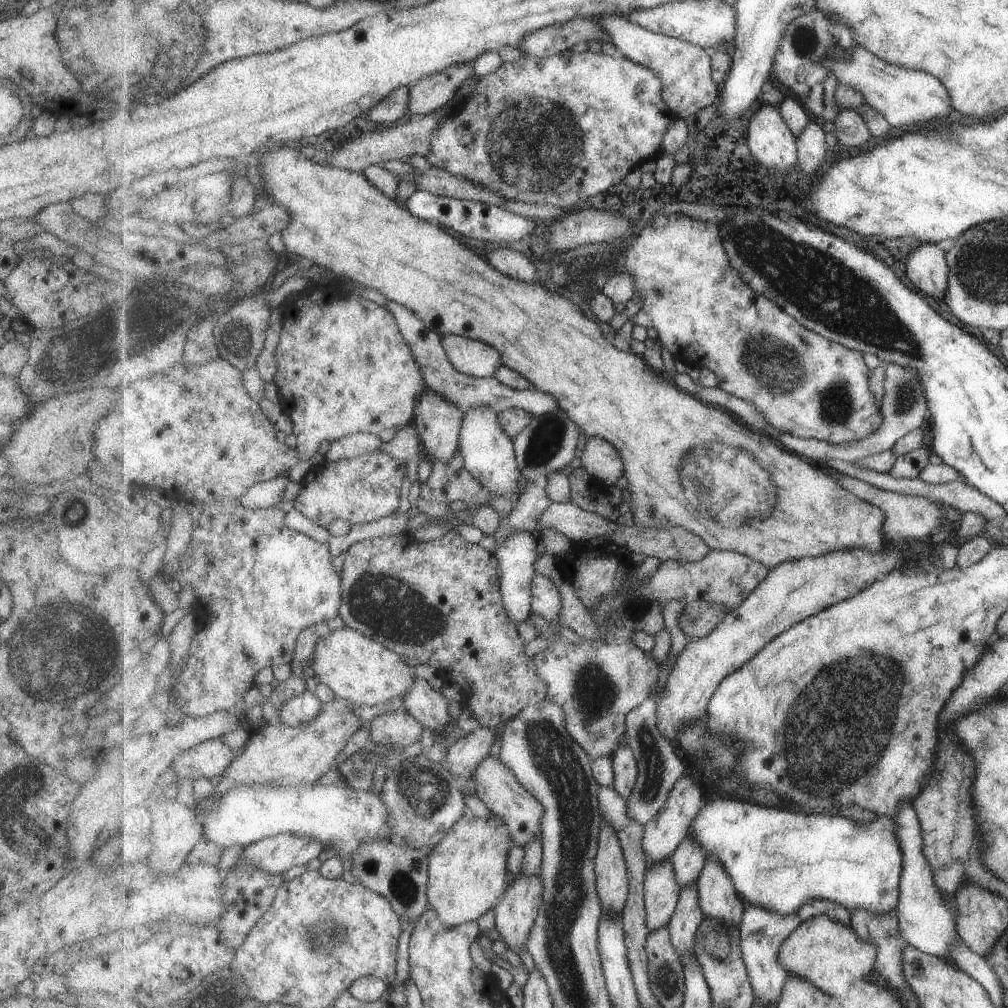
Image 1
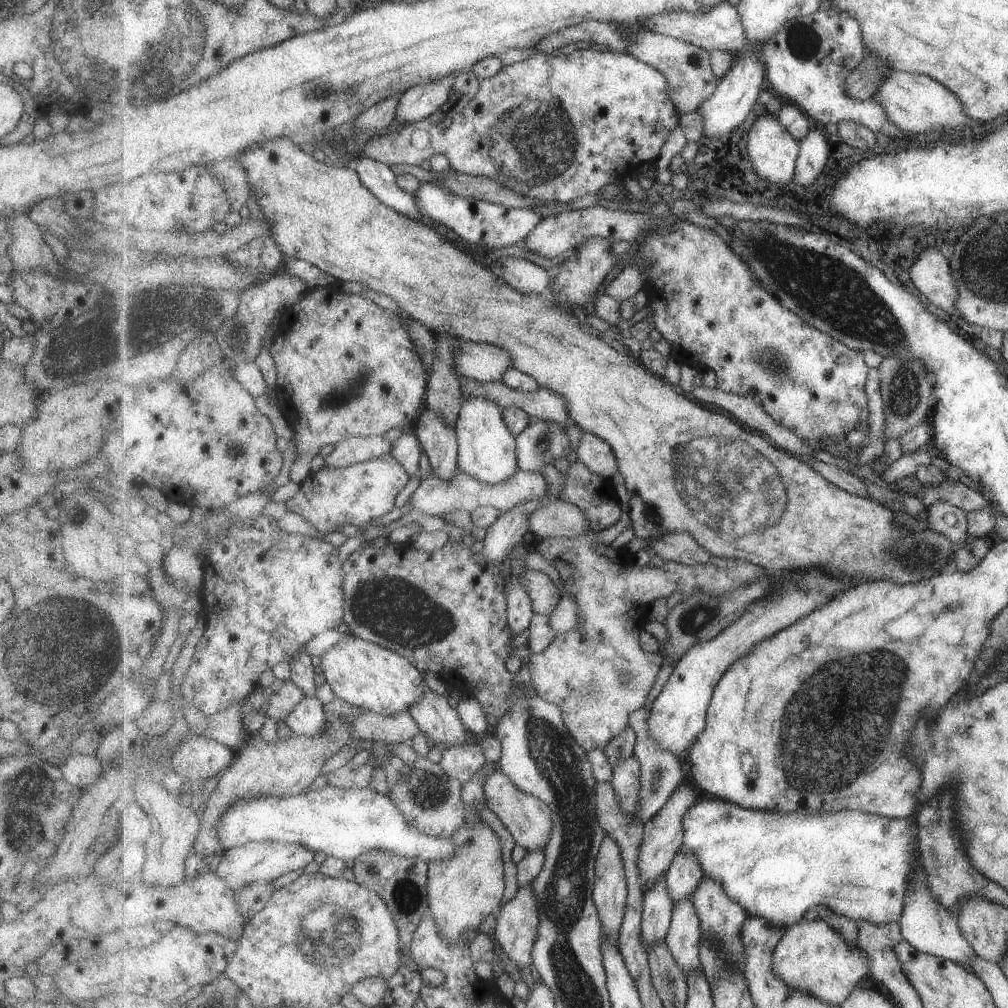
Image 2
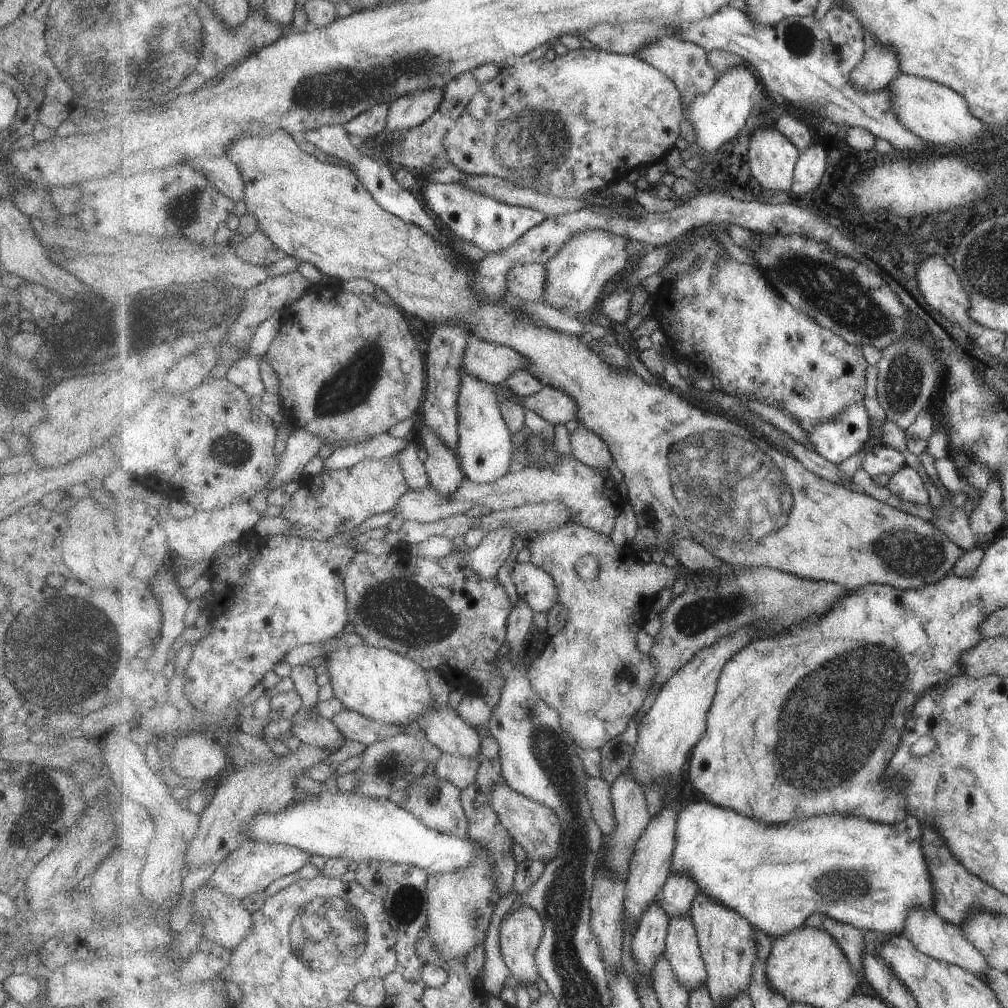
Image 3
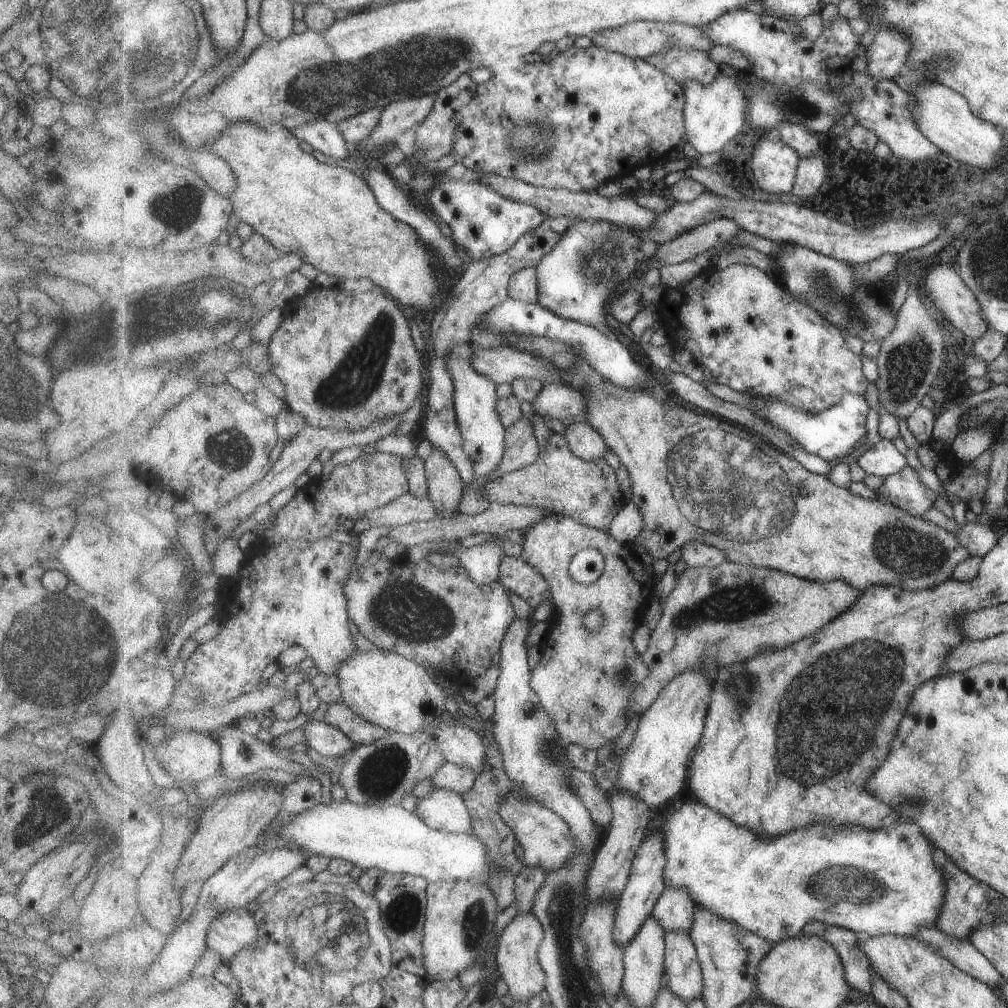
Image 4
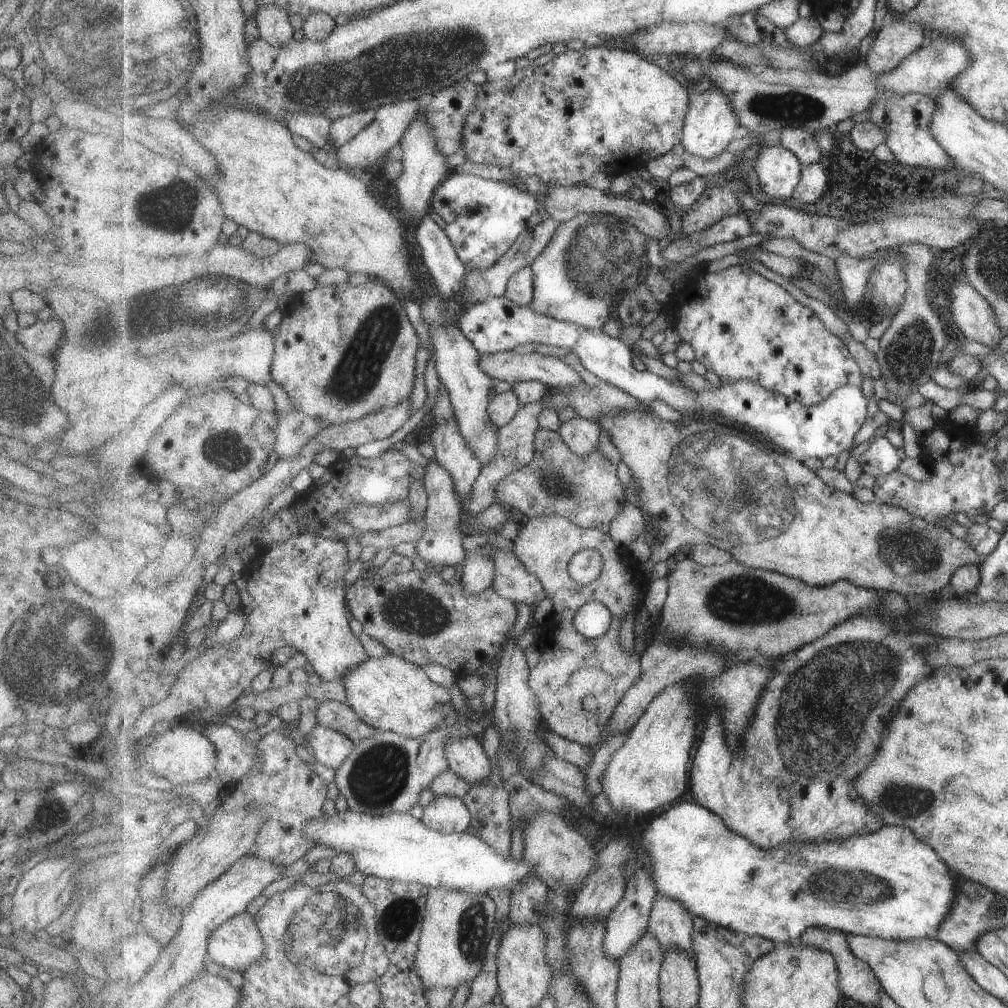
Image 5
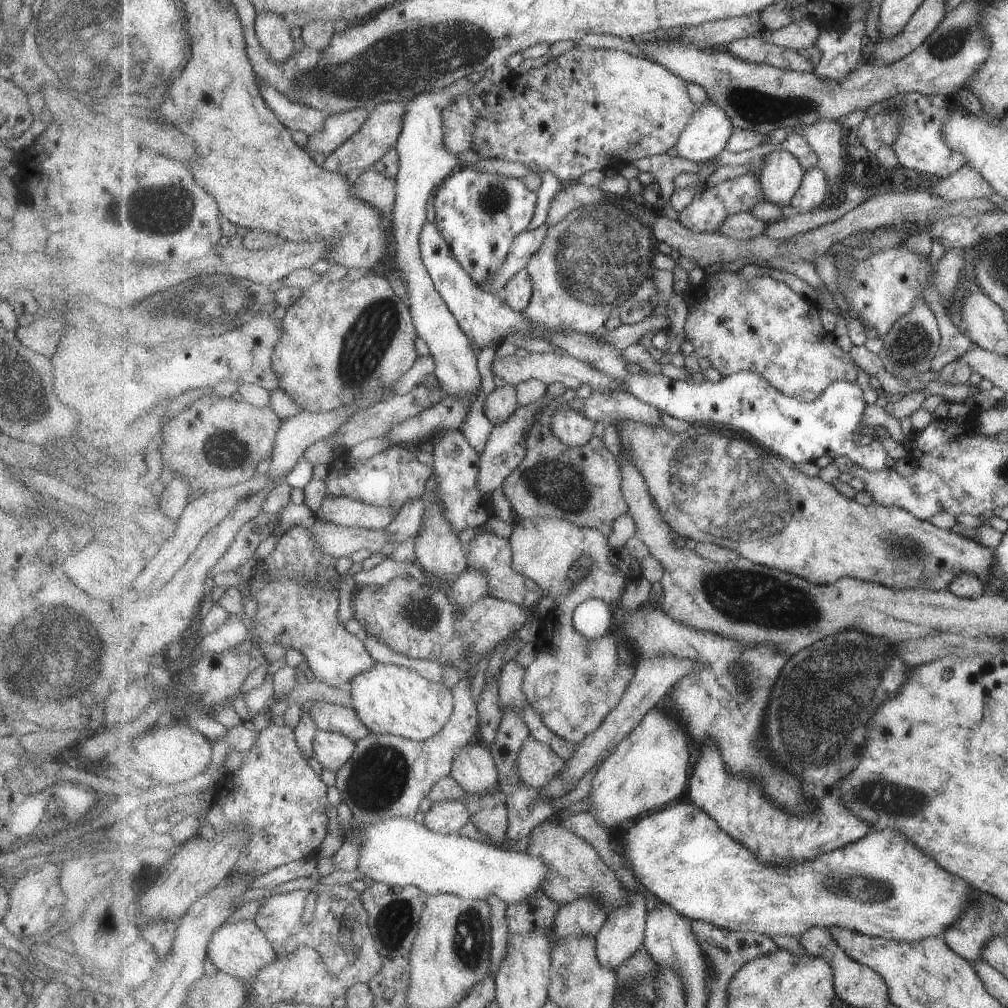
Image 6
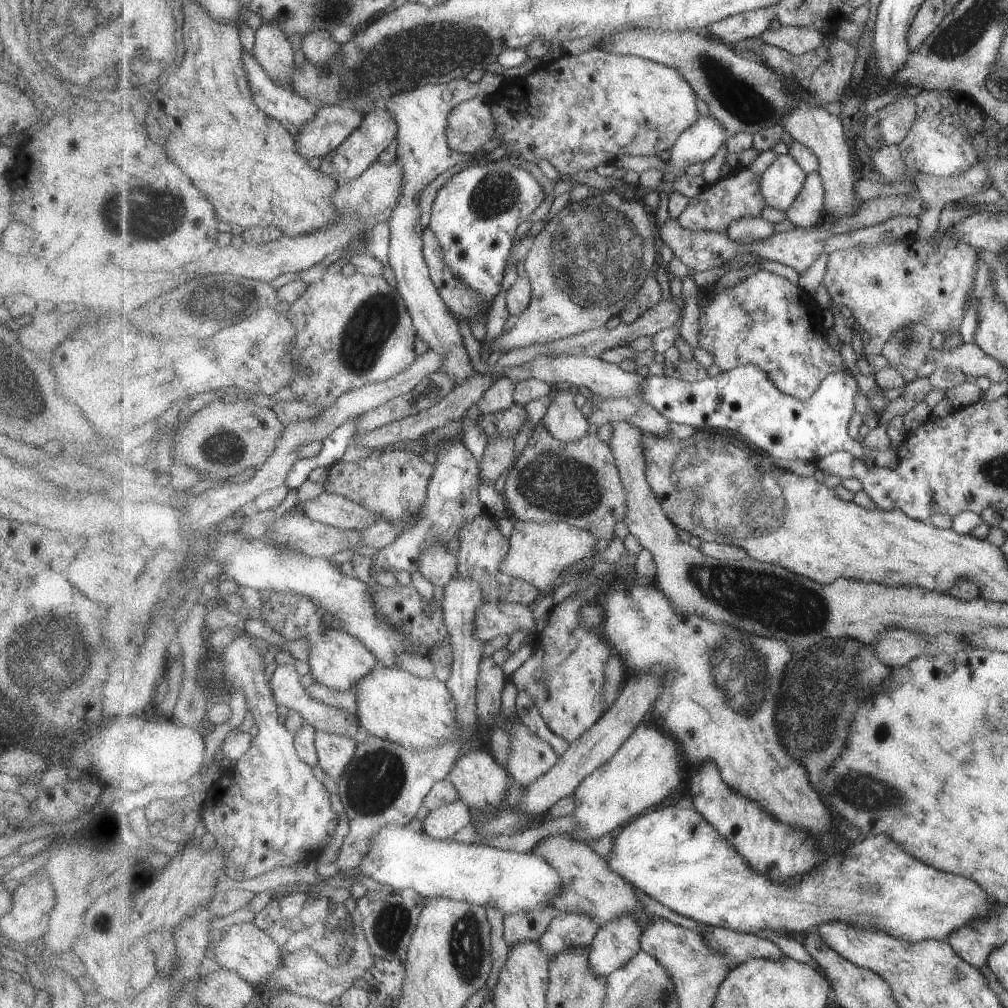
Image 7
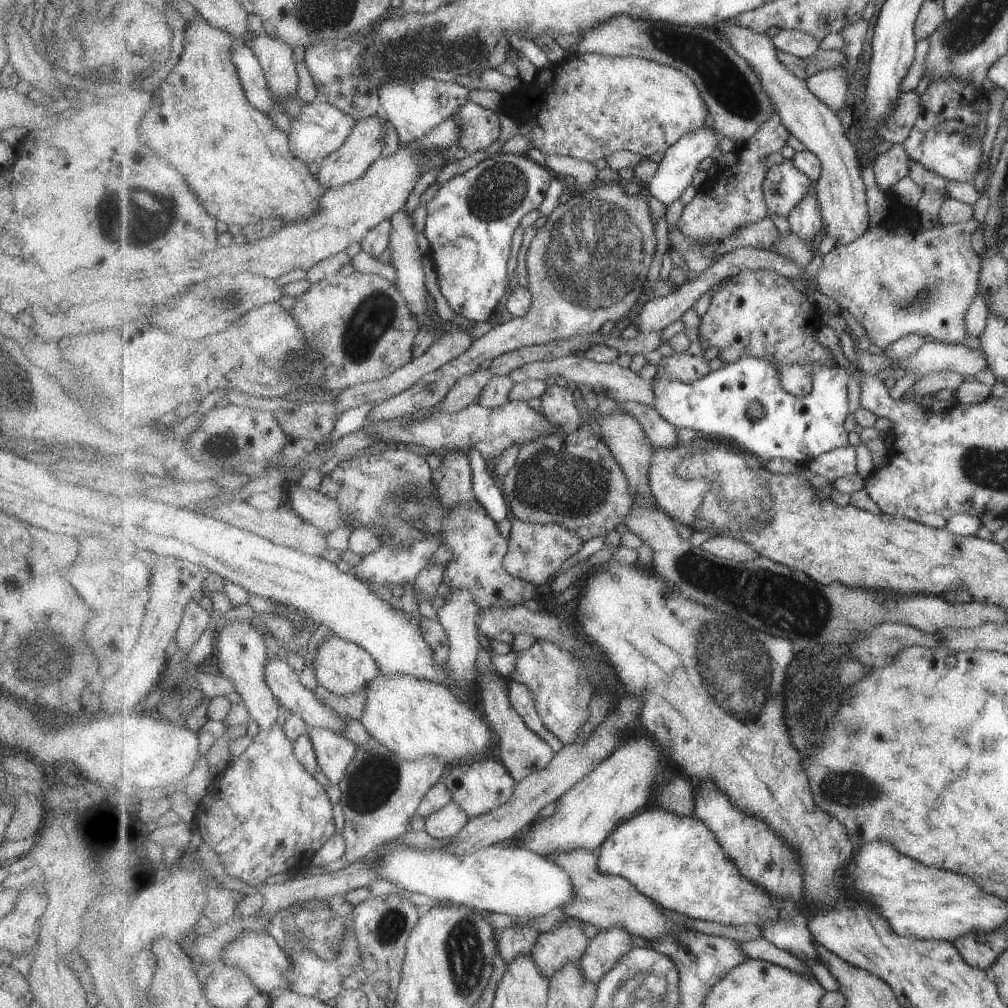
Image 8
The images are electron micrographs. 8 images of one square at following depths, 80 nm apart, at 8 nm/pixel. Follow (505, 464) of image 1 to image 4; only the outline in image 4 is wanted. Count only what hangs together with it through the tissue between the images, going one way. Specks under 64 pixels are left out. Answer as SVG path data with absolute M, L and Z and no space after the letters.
M471 342L456 346L448 356L447 368L454 378L455 408L464 438L464 449L474 466L474 479L478 479L490 475L503 460L507 428L498 413L498 384L474 369L473 353Z

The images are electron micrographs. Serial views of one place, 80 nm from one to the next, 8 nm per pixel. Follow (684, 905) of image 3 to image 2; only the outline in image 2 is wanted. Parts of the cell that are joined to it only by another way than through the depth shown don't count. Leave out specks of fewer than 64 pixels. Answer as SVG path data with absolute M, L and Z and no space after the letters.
M679 852L666 874L668 891L674 904L691 898L703 878L704 870L699 859L694 854Z

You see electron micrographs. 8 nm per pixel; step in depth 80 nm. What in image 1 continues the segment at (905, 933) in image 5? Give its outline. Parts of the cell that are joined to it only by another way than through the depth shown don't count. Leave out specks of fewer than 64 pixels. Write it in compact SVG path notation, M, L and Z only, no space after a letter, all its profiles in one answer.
M719 798L716 801L705 804L705 806L699 811L699 814L690 826L689 835L693 835L703 845L703 848L708 854L707 858L715 857L724 864L724 867L731 875L731 878L734 878L736 889L745 904L753 903L757 906L767 907L769 910L773 910L779 914L788 915L791 913L797 913L801 906L803 906L803 903L807 903L807 899L832 900L833 902L843 904L843 906L847 907L851 912L857 907L863 907L864 909L876 913L888 913L895 909L898 910L898 904L900 901L900 882L902 880L904 869L904 854L896 832L896 822L894 821L894 818L891 818L889 815L879 815L873 822L861 826L849 818L843 818L843 815L837 816L825 812L805 814L793 812L789 809L780 809L779 807L768 807L759 803L753 803L751 800L740 801L735 799Z

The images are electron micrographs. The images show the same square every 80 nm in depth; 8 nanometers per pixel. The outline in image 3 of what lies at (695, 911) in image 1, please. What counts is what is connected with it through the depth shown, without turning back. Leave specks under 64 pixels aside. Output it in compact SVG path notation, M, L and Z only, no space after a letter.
M690 912L670 919L665 950L665 956L687 991L705 985L708 980L706 962Z

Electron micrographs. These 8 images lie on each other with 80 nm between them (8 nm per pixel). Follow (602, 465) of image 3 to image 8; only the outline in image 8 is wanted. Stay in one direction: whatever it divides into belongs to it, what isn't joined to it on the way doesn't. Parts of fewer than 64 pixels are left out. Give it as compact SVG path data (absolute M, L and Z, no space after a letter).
M549 383L547 392L541 398L541 412L561 430L563 436L581 429L582 418L573 398L573 392L567 387Z

